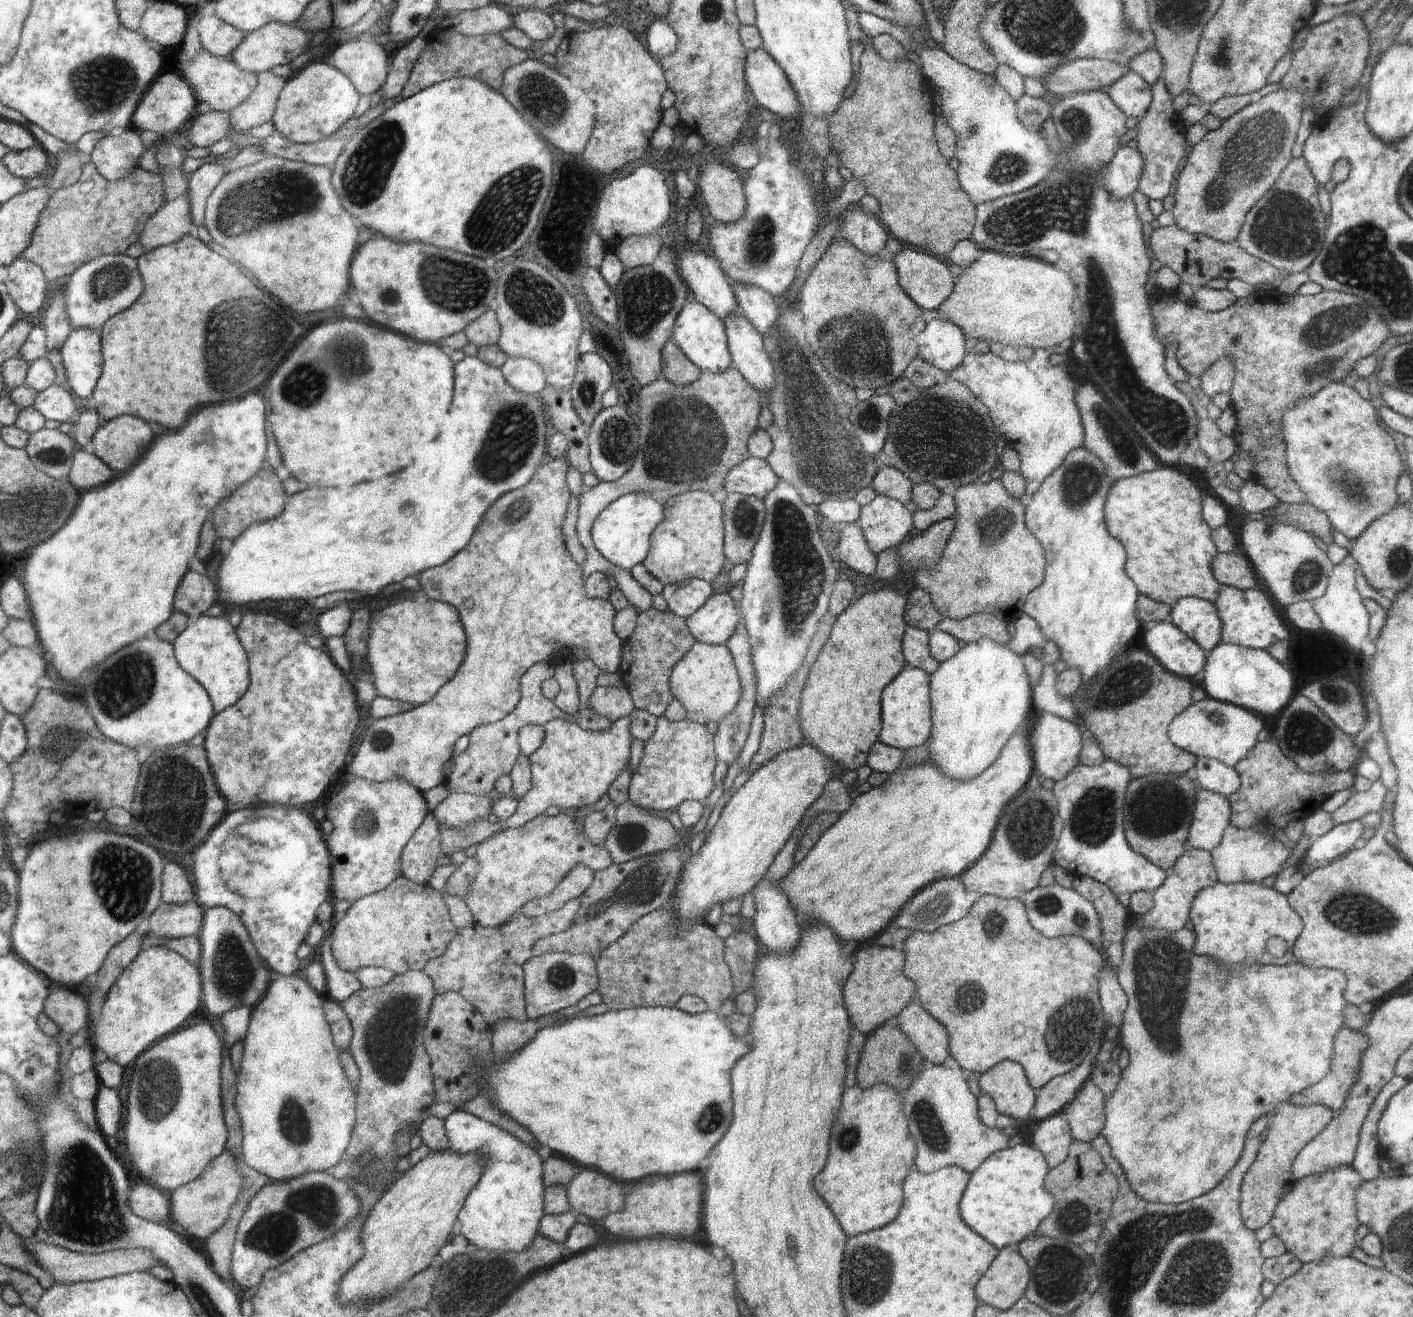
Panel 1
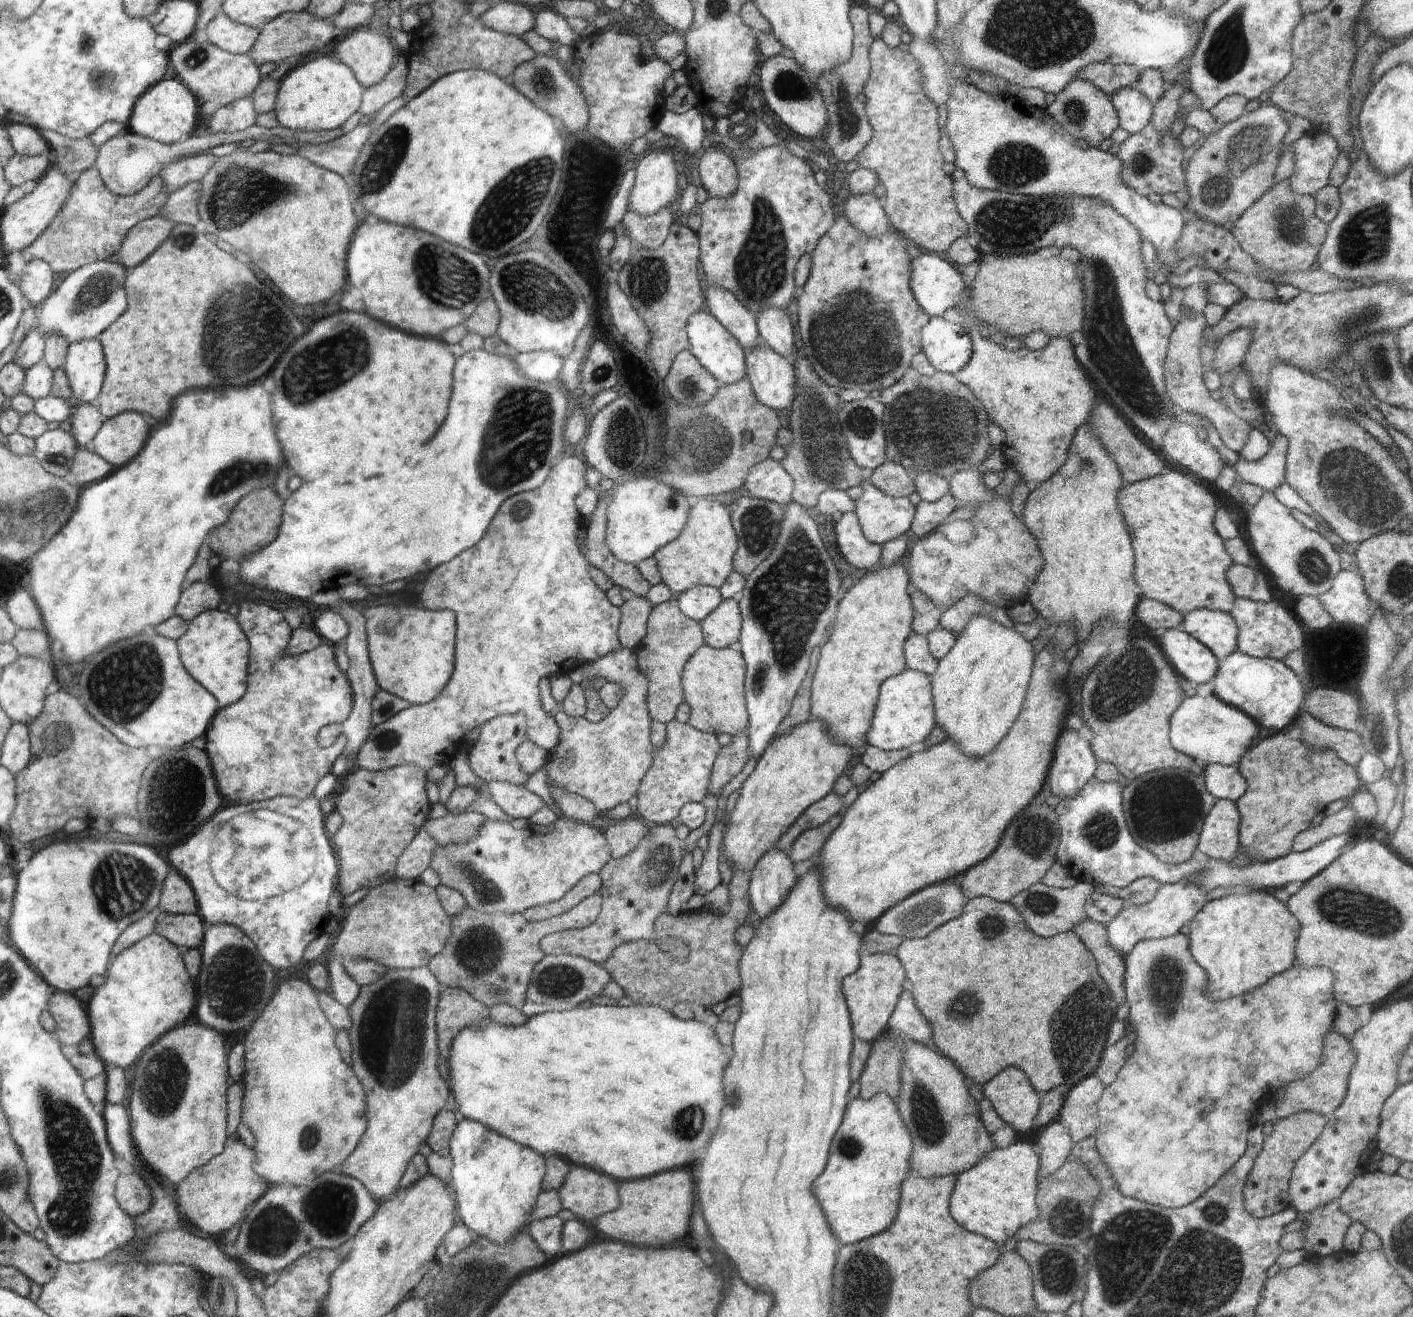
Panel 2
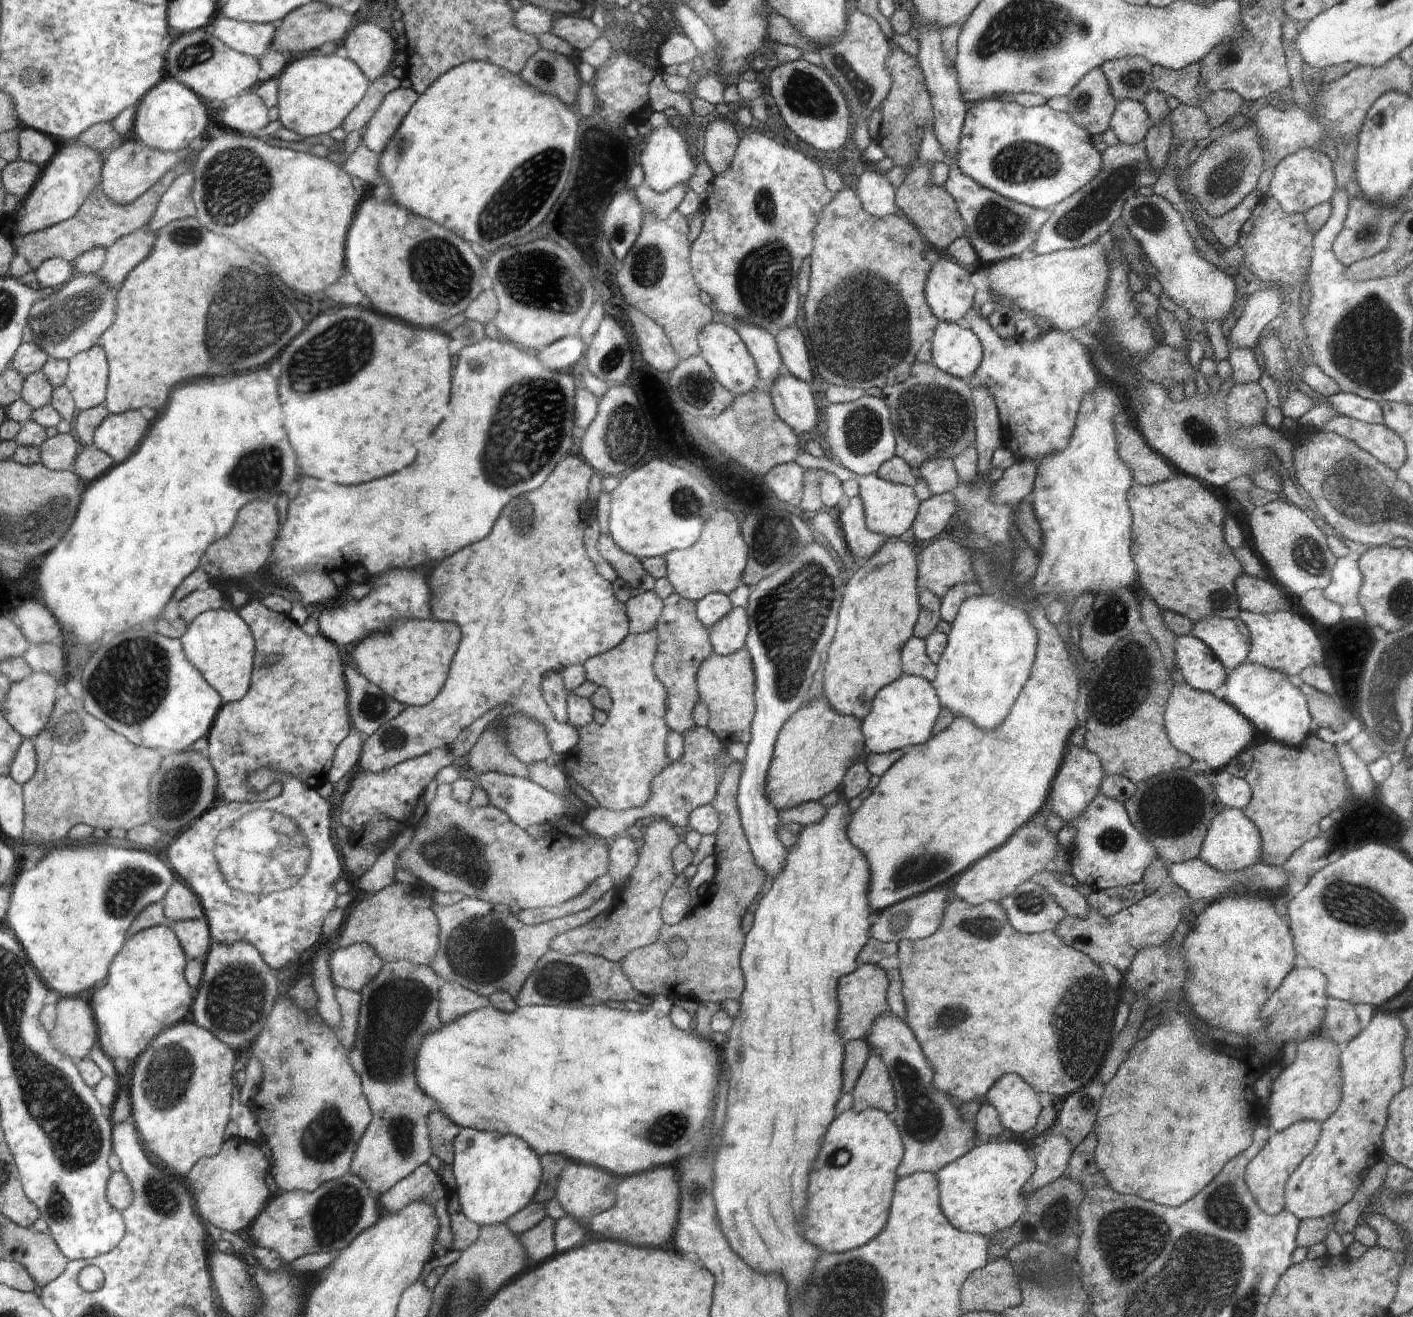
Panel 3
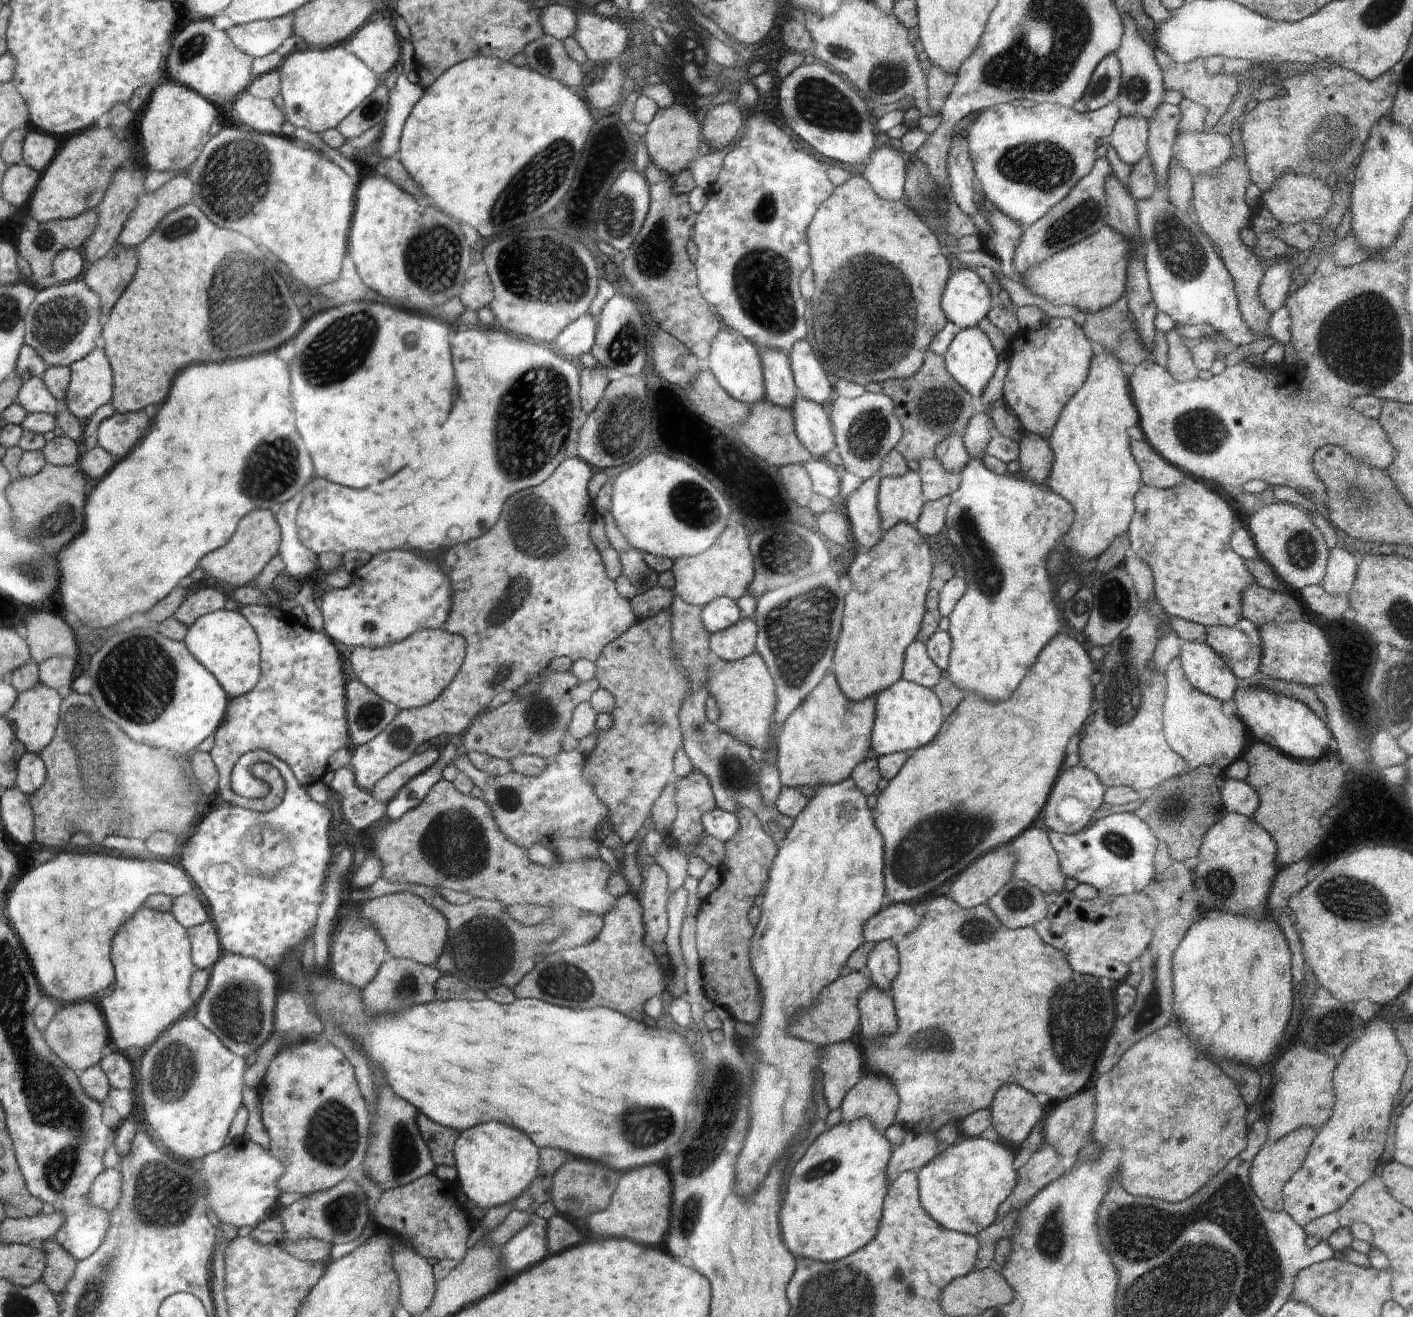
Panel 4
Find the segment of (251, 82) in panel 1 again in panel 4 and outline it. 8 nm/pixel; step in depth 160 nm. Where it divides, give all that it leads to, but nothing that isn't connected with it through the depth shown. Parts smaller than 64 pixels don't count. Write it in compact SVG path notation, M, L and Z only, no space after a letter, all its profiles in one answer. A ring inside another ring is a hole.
M194 20L186 24L186 28L176 34L168 60L168 75L171 81L174 80L212 101L217 96L232 99L238 92L248 88L248 84L252 82L250 68L252 58L240 48L236 48L228 32L218 32L208 20Z

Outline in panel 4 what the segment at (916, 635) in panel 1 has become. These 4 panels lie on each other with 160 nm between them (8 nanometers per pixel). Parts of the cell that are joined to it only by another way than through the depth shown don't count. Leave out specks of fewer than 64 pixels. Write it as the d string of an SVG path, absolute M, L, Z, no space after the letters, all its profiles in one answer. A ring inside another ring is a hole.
M917 638L907 648L906 662L903 663L903 678L932 689L943 678L943 670L931 659L927 645Z

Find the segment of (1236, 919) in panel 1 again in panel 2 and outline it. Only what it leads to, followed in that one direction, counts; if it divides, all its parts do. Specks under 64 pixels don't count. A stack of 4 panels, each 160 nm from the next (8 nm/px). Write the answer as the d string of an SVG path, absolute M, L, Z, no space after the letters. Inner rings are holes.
M1266 890L1234 891L1232 895L1208 901L1191 920L1189 934L1193 959L1208 974L1208 994L1214 1000L1240 996L1264 984L1271 976L1295 966L1300 925L1287 905Z

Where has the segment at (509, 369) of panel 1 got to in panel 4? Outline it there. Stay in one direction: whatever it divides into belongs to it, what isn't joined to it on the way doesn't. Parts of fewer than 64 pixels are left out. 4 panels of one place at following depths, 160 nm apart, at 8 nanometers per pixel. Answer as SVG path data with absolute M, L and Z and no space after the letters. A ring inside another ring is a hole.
M586 314L570 324L552 344L560 356L578 362L582 355L591 352L595 344L596 327L596 320L591 314Z

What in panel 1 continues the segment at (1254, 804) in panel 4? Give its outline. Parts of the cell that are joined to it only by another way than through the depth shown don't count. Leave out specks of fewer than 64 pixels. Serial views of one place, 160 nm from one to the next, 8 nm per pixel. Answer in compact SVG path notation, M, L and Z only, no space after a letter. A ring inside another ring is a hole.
M1197 757L1193 777L1198 786L1225 797L1234 794L1241 785L1235 767L1208 757Z

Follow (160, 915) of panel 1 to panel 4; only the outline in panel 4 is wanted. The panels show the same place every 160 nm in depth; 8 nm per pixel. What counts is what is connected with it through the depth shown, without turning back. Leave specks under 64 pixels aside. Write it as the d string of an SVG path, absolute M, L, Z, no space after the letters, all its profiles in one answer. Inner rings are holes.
M208 921L191 927L187 932L188 936L191 937L192 960L195 961L196 968L200 968L200 970L214 968L215 964L219 962L221 945L212 923Z

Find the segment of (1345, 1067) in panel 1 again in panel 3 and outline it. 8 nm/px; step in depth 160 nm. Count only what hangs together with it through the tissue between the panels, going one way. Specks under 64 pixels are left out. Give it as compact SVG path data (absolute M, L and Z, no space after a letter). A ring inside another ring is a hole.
M1312 1036L1298 1044L1296 1060L1280 1072L1270 1092L1271 1128L1281 1131L1301 1120L1315 1120L1322 1124L1340 1106L1343 1080L1339 1056L1341 1047L1328 1037Z

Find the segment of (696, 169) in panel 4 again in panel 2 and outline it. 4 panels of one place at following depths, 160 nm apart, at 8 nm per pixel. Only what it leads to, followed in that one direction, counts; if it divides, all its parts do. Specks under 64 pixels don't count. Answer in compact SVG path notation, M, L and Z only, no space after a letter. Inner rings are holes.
M653 151L638 162L636 177L628 199L629 209L649 217L670 206L676 196L676 166L671 153Z

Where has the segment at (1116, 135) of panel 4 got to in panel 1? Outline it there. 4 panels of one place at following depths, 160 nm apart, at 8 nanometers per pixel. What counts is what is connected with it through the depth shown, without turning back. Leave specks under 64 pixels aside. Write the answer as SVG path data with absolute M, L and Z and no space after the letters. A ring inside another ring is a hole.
M1126 71L1108 88L1110 98L1127 118L1142 118L1151 103L1151 87L1134 71Z

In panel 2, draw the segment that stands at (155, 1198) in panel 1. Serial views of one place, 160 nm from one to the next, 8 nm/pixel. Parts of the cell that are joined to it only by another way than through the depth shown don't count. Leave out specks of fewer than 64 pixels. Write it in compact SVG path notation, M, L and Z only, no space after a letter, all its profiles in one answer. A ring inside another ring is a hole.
M136 1172L121 1174L117 1180L115 1196L120 1196L120 1206L130 1216L145 1213L155 1201L148 1184Z

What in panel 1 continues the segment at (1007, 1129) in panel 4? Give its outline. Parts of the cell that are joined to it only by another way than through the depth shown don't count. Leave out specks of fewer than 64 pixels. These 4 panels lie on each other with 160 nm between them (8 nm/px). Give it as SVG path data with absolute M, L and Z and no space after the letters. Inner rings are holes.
M1001 1060L979 1078L980 1090L994 1102L1000 1114L1026 1122L1034 1110L1037 1091L1031 1087L1023 1065Z

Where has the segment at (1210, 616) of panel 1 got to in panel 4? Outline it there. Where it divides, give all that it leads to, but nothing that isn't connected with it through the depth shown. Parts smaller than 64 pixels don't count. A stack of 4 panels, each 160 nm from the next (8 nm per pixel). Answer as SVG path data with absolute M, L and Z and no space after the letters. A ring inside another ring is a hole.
M1241 619L1236 626L1206 627L1205 643L1239 680L1245 680L1259 673L1262 660L1262 638L1259 628L1252 622Z

